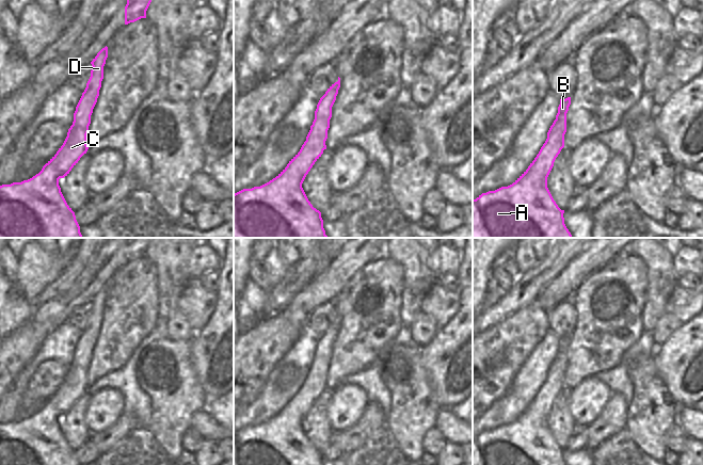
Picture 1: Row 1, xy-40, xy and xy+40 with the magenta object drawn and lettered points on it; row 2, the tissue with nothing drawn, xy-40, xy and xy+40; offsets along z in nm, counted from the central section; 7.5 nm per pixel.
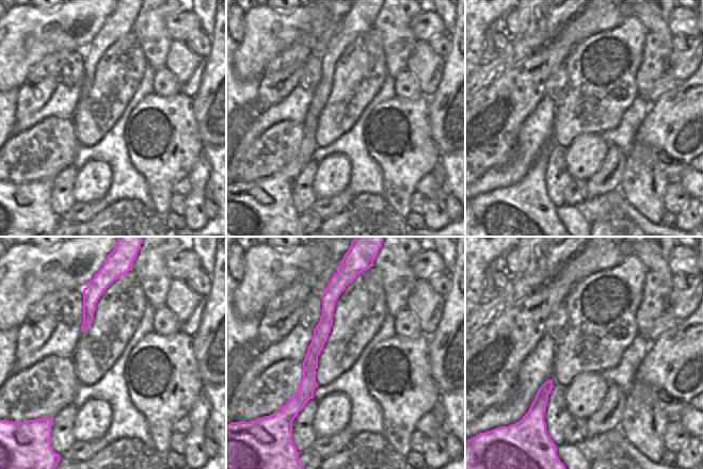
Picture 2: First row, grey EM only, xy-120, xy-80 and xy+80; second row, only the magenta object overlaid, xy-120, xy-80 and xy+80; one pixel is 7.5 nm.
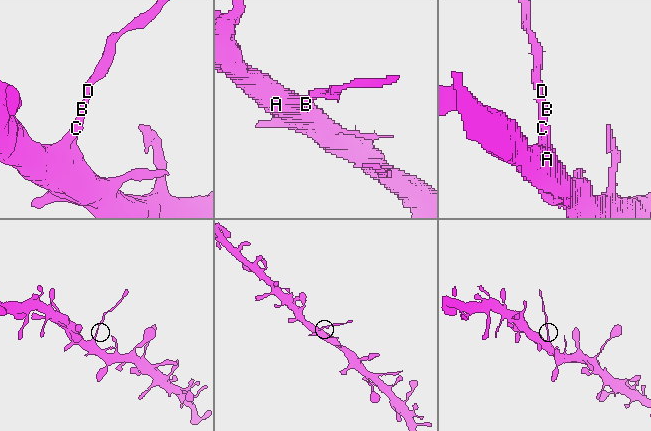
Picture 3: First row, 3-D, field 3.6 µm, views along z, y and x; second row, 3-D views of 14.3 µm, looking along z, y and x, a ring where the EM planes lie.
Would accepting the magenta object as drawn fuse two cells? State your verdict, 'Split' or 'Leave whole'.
Split

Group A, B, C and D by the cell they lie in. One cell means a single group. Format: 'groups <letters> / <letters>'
groups A C / B D

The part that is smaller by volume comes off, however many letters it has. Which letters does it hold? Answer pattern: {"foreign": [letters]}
{"foreign": ["B", "D"]}

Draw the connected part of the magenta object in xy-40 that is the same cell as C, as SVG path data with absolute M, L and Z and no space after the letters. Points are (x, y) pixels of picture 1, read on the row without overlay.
M71 364L63 384L38 413L21 421L0 424L0 465L79 465L75 451L67 444L61 431L59 418L67 415L83 394L84 369Z

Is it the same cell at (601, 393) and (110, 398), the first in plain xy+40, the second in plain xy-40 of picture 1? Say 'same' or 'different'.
same

